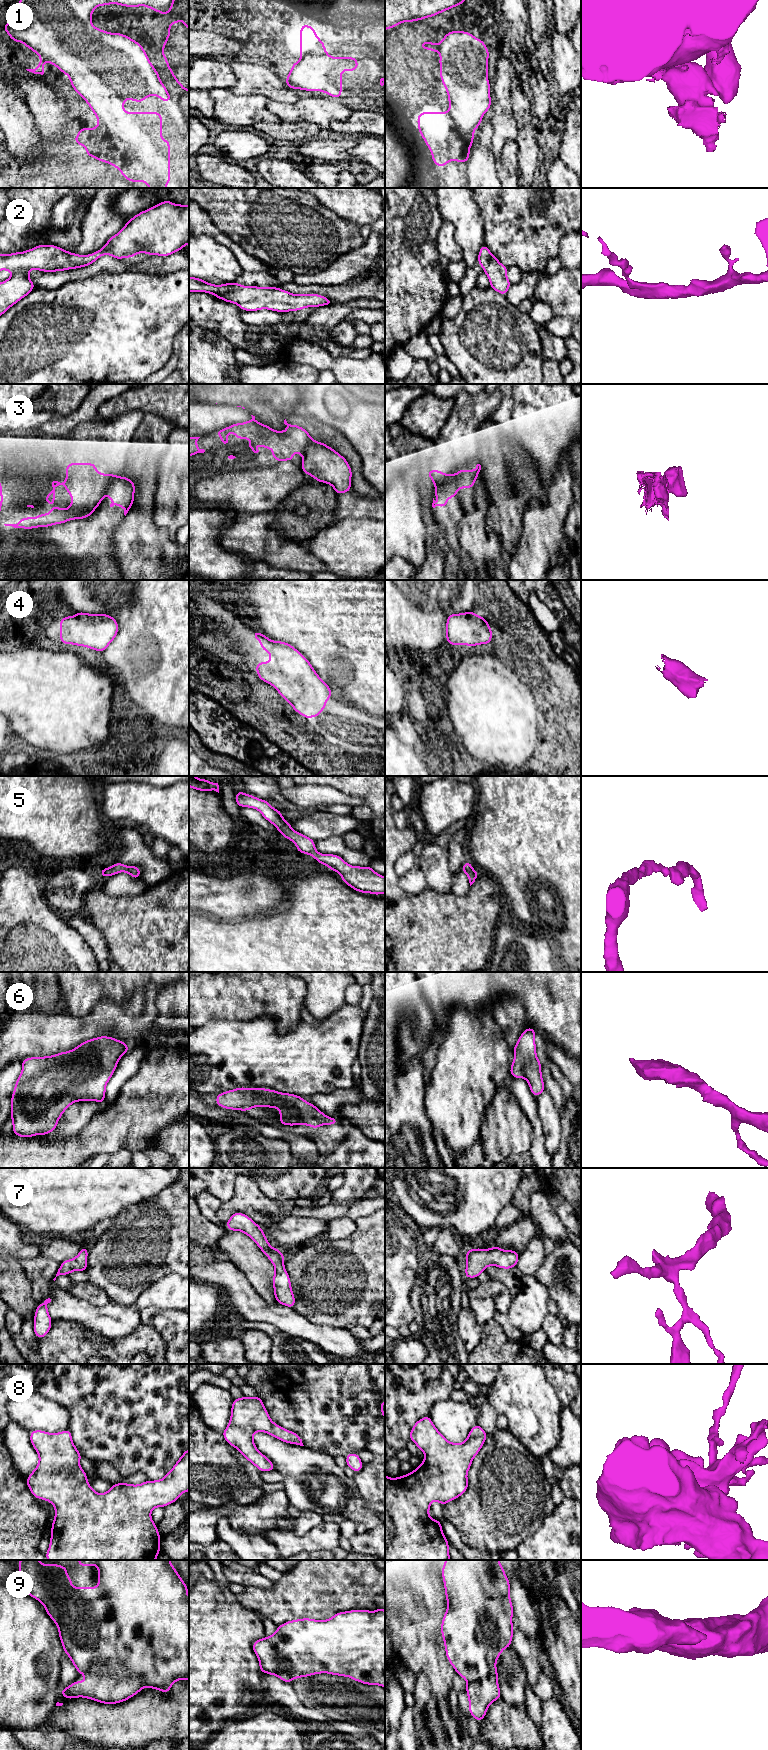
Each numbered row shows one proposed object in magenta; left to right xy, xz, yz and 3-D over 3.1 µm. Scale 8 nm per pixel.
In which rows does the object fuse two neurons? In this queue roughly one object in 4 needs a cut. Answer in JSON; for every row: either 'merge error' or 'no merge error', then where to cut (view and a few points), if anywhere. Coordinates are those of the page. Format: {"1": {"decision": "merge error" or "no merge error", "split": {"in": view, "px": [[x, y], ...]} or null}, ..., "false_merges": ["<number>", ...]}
{"1": {"decision": "no merge error", "split": null}, "2": {"decision": "no merge error", "split": null}, "3": {"decision": "merge error", "split": {"in": "yz", "px": [[452, 475], [435, 490]]}}, "4": {"decision": "no merge error", "split": null}, "5": {"decision": "no merge error", "split": null}, "6": {"decision": "no merge error", "split": null}, "7": {"decision": "no merge error", "split": null}, "8": {"decision": "no merge error", "split": null}, "9": {"decision": "merge error", "split": {"in": "xy", "px": [[84, 1673], [111, 1662], [116, 1675], [137, 1677], [142, 1687]]}}, "false_merges": ["3", "9"]}

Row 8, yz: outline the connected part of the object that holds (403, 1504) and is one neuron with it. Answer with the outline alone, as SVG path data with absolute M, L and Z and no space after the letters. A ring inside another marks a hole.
M425 1416L414 1424L409 1437L425 1458L420 1466L402 1477L389 1478L385 1474L385 1560L450 1560L450 1543L444 1536L442 1523L430 1517L430 1505L437 1501L444 1506L466 1492L467 1473L487 1434L477 1424L463 1443L451 1443Z

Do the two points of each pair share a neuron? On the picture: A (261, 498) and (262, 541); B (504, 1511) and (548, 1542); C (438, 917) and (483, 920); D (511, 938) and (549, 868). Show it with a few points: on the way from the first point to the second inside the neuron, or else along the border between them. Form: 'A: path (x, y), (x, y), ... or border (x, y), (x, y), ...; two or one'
A: border (266, 511), (251, 514); two
B: border (549, 1513), (541, 1525), (517, 1547); two
C: path (449, 920), (472, 920); one
D: border (510, 916), (517, 923), (535, 931); two

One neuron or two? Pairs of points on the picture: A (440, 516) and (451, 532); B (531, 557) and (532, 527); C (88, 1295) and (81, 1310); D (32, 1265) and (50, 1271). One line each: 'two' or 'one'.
A: one
B: two
C: two
D: one

